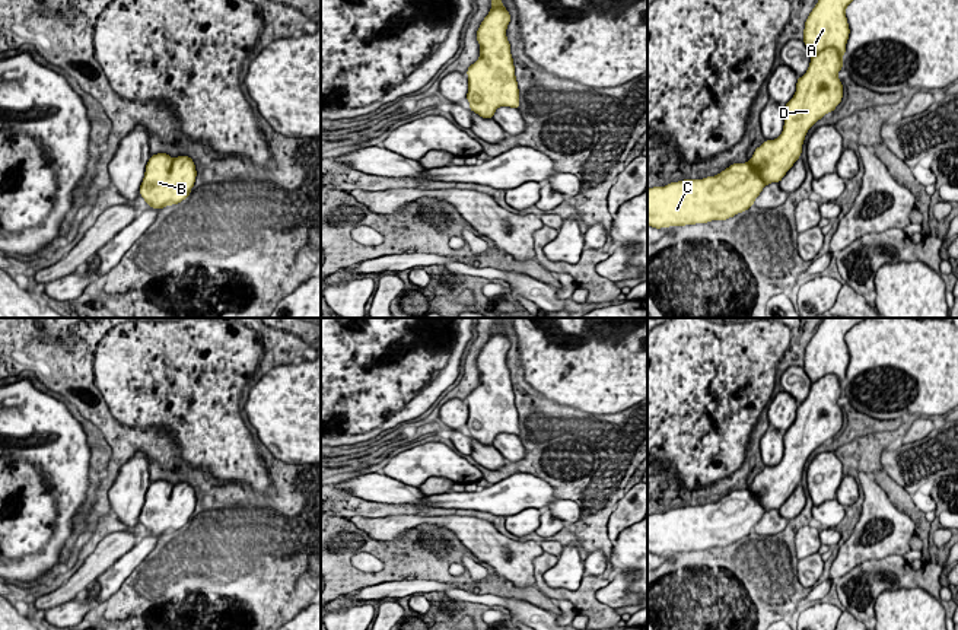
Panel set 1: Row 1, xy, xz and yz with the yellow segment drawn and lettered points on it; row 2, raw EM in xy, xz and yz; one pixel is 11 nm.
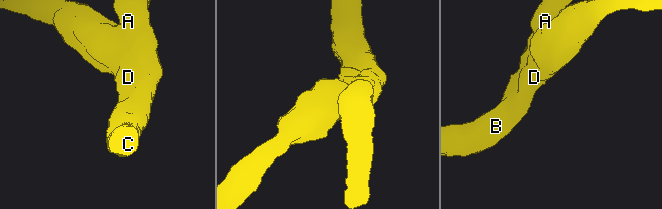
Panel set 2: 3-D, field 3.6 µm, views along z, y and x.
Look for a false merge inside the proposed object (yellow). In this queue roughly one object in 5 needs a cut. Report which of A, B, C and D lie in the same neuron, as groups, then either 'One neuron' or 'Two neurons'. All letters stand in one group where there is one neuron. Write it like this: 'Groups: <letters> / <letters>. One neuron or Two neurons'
Groups: A B C D. One neuron

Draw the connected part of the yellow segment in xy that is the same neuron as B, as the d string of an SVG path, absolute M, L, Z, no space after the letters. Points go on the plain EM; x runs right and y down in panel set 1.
M166 480L150 483L140 522L153 535L178 531L185 526L197 503L194 487L190 483L172 486Z

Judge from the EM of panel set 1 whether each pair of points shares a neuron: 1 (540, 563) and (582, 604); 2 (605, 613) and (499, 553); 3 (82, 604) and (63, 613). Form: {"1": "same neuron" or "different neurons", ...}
{"1": "same neuron", "2": "different neurons", "3": "same neuron"}

